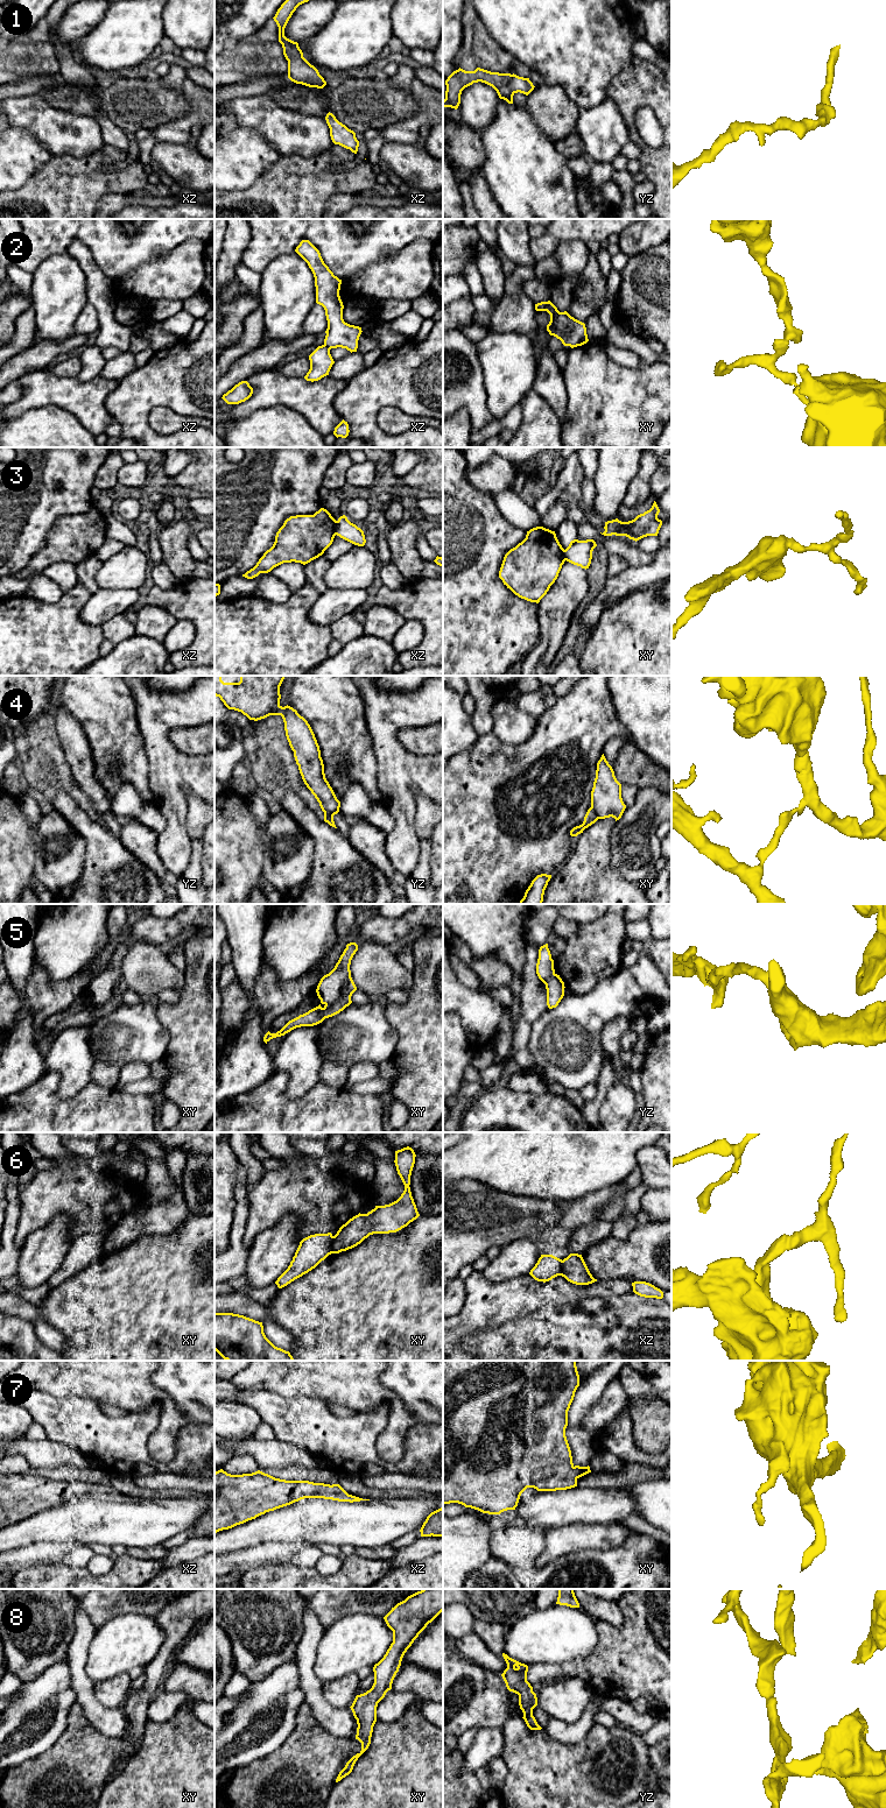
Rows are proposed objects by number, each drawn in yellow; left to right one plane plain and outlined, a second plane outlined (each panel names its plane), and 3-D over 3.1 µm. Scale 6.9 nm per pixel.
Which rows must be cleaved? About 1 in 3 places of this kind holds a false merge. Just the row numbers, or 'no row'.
2, 3, 4, 5, 6

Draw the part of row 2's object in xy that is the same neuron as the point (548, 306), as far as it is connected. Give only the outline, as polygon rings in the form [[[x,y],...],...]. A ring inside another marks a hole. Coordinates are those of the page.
[[[548,301],[535,304],[535,310],[547,311],[550,315],[550,322],[547,325],[547,331],[549,332],[550,336],[553,336],[556,324],[556,316],[560,313],[557,308],[550,301]]]

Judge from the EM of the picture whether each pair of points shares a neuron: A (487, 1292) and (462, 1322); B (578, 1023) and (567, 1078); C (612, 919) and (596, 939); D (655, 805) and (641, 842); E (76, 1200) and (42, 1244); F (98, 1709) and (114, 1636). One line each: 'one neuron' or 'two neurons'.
A: one neuron
B: one neuron
C: one neuron
D: one neuron
E: two neurons
F: two neurons

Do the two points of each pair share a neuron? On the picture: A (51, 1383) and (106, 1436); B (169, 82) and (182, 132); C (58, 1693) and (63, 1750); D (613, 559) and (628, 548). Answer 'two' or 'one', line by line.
A: two
B: two
C: two
D: two

